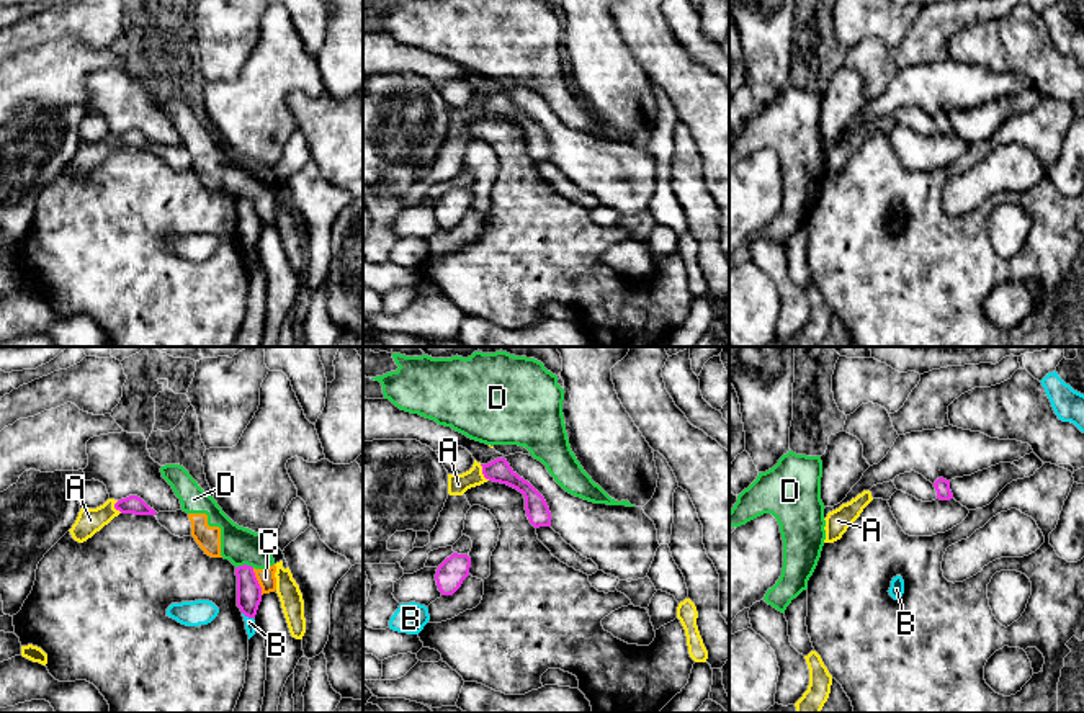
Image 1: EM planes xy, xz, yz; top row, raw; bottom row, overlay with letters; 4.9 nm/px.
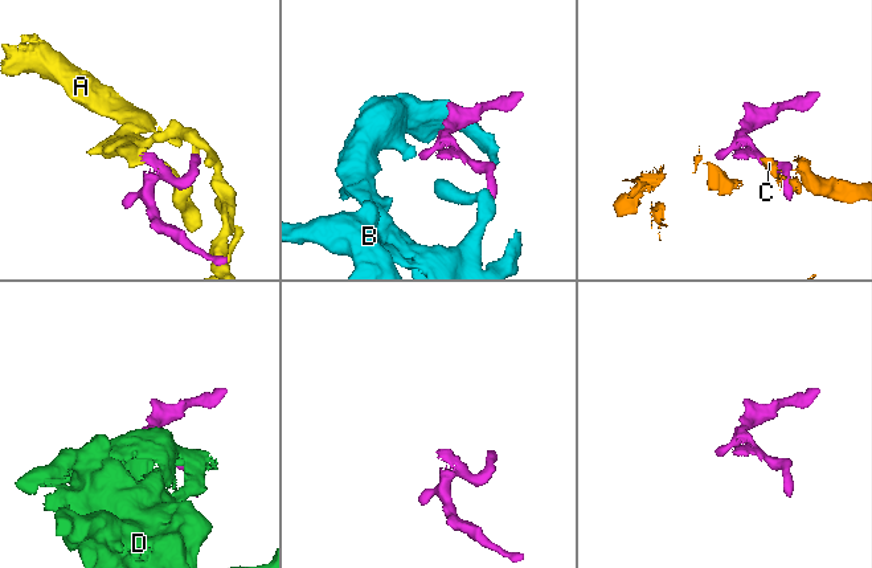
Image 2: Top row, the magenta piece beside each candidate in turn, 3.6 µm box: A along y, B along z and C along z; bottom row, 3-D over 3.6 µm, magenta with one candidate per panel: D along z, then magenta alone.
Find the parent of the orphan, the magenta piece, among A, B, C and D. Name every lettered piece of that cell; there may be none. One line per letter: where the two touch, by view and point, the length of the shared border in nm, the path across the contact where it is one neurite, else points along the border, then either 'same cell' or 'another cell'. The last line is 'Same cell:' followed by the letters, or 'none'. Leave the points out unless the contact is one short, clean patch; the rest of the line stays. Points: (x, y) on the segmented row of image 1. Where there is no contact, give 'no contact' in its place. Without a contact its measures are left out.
A: xz (483, 473) | 90 nm | across xz (499, 470), (483, 473), (458, 484) | same cell
B: xy (247, 615) | 70 nm | along xy (242, 612), (252, 618) | another cell
C: xy (257, 581) | 140 nm | another cell
D: xy (244, 565) | 90 nm | another cell
Same cell: A

